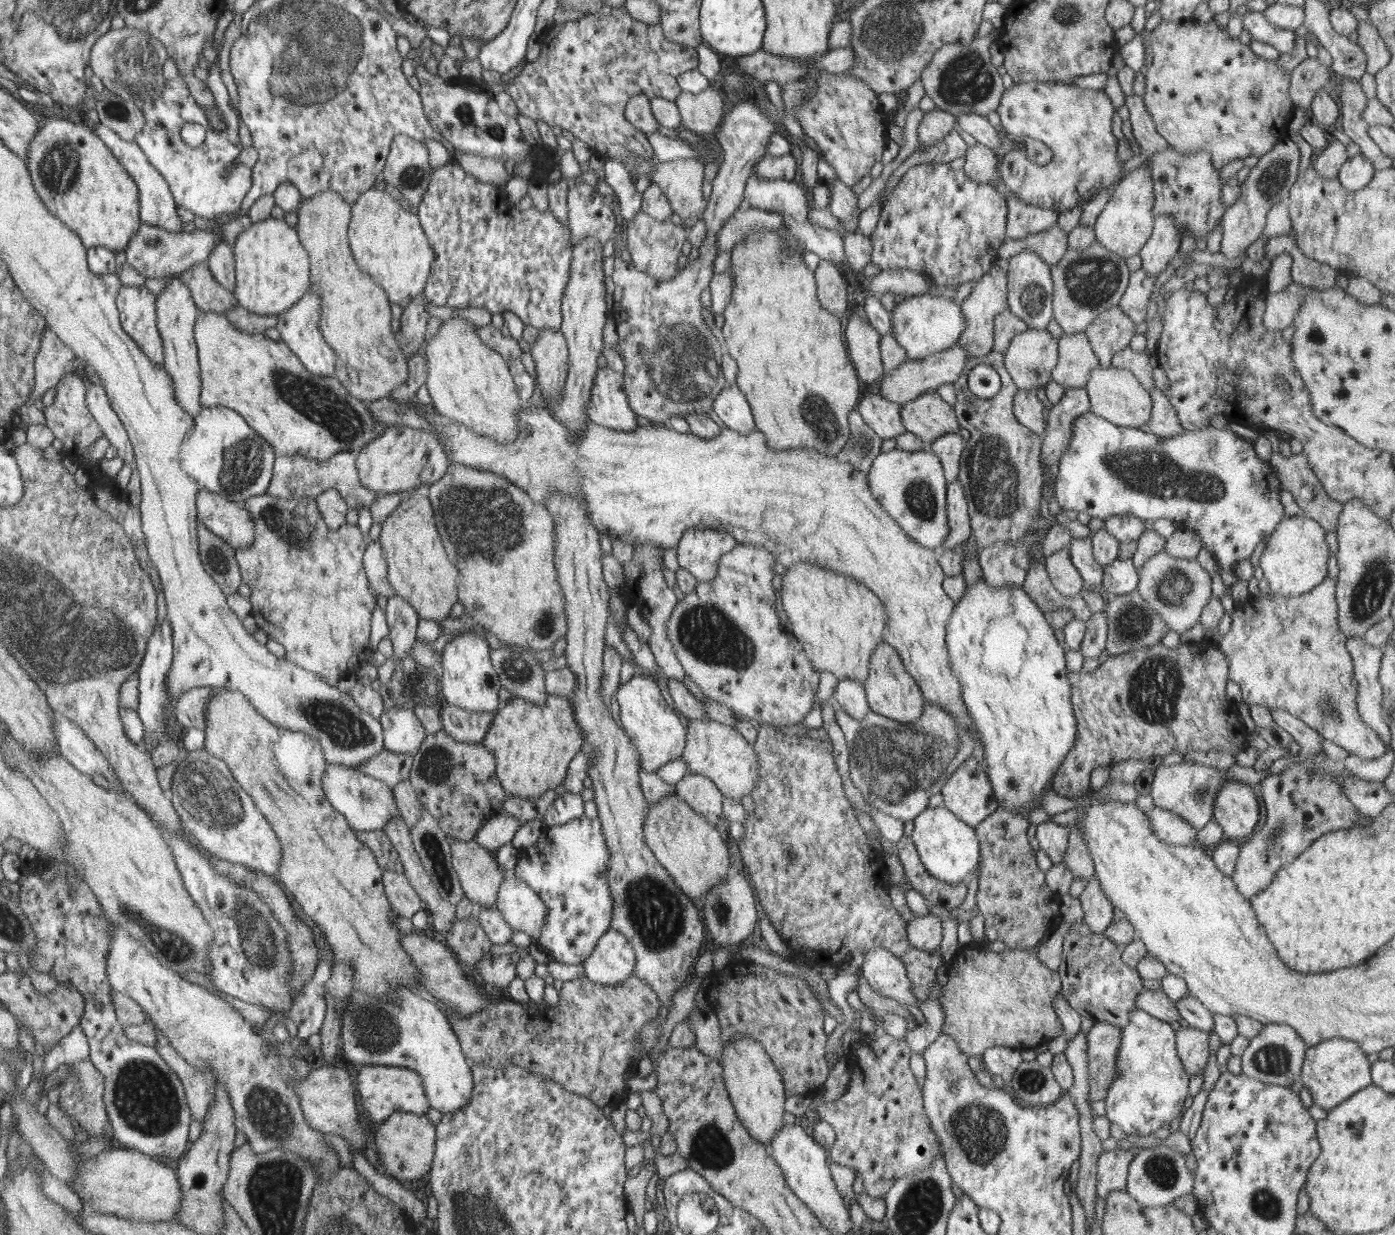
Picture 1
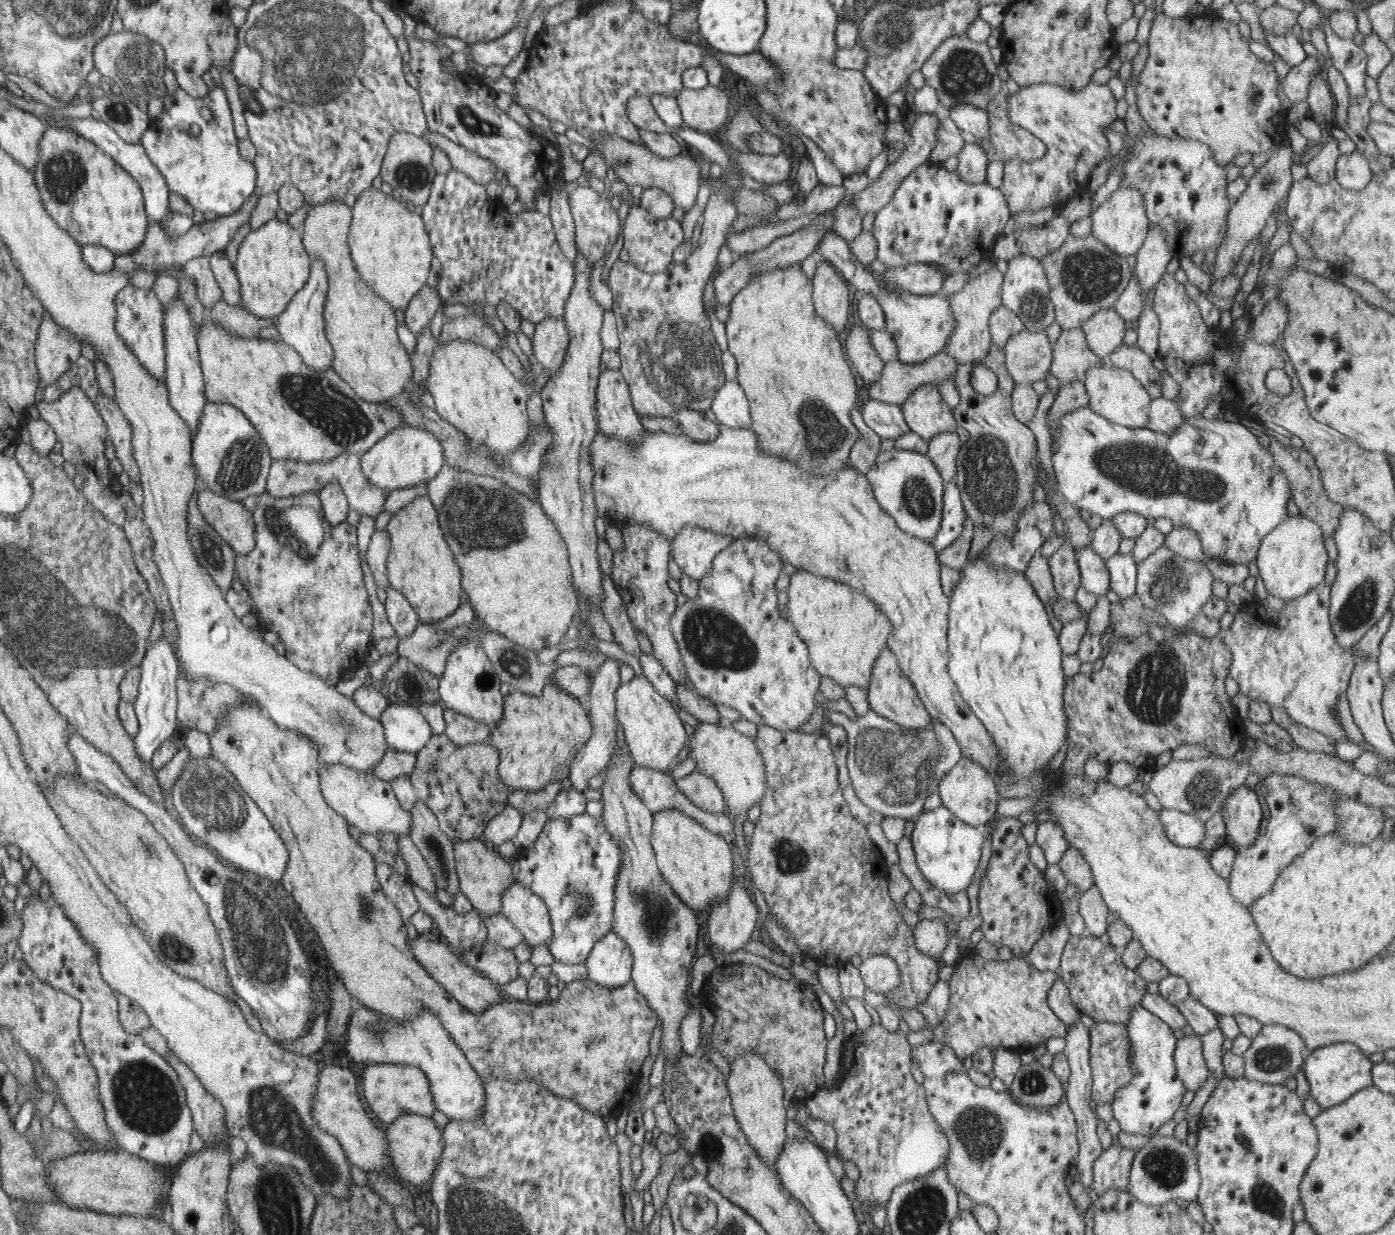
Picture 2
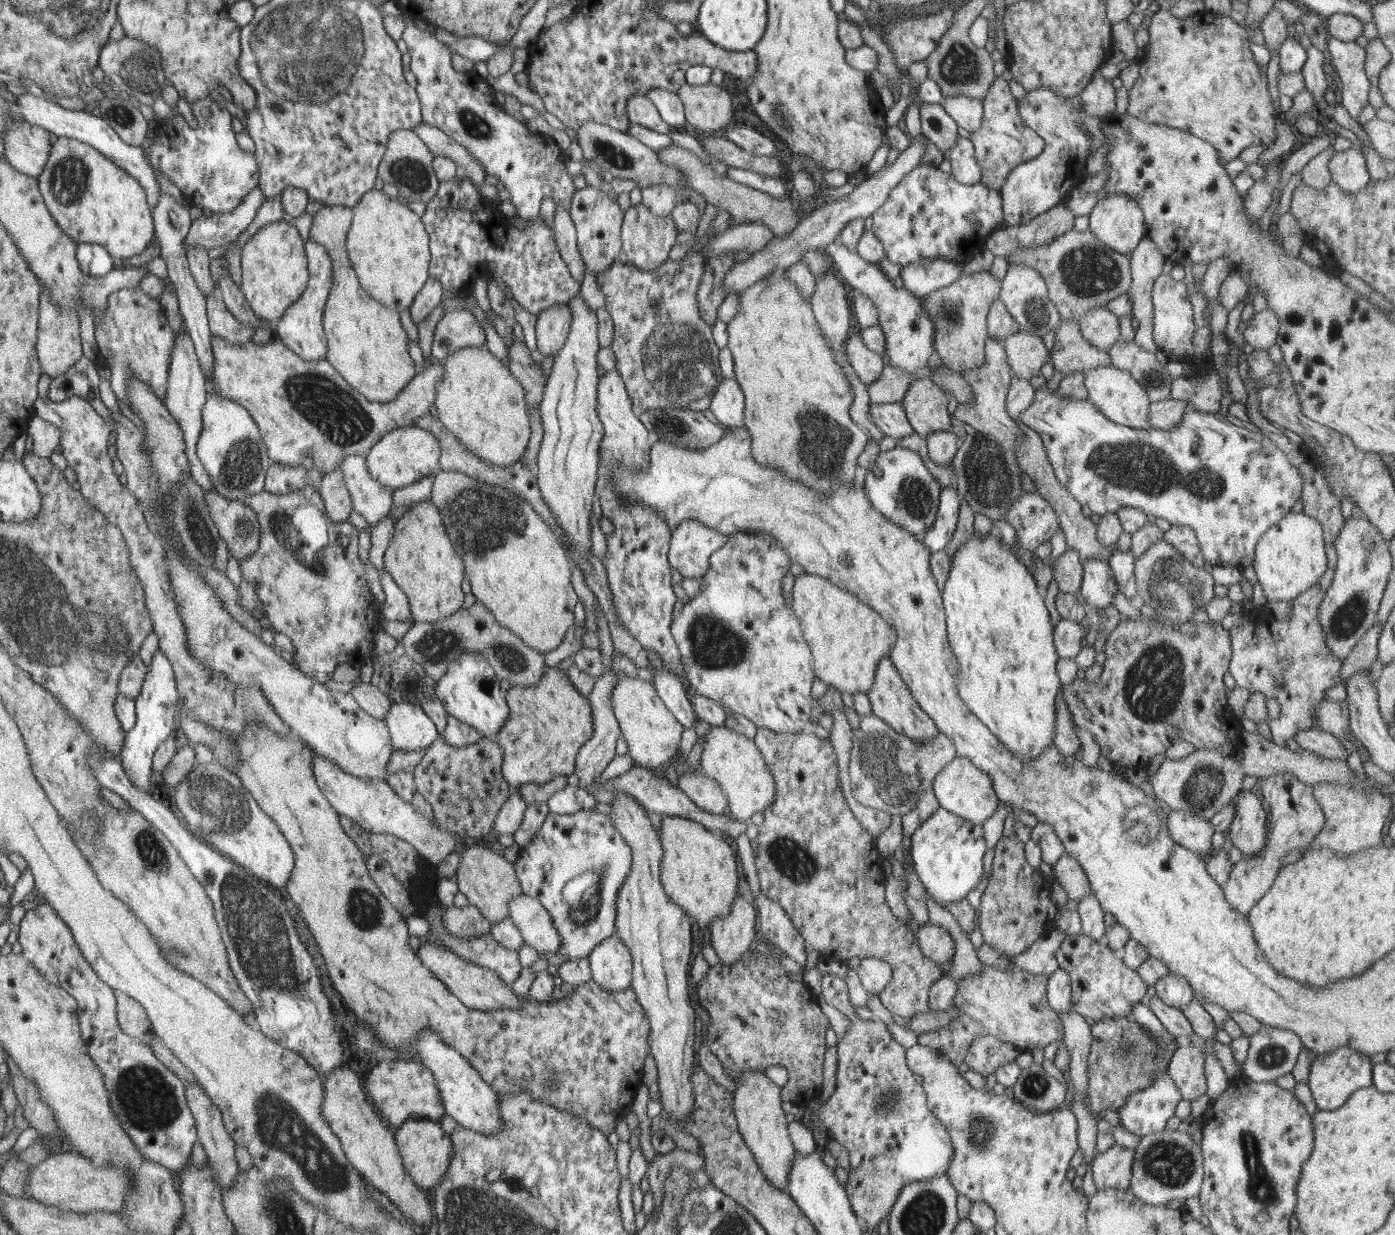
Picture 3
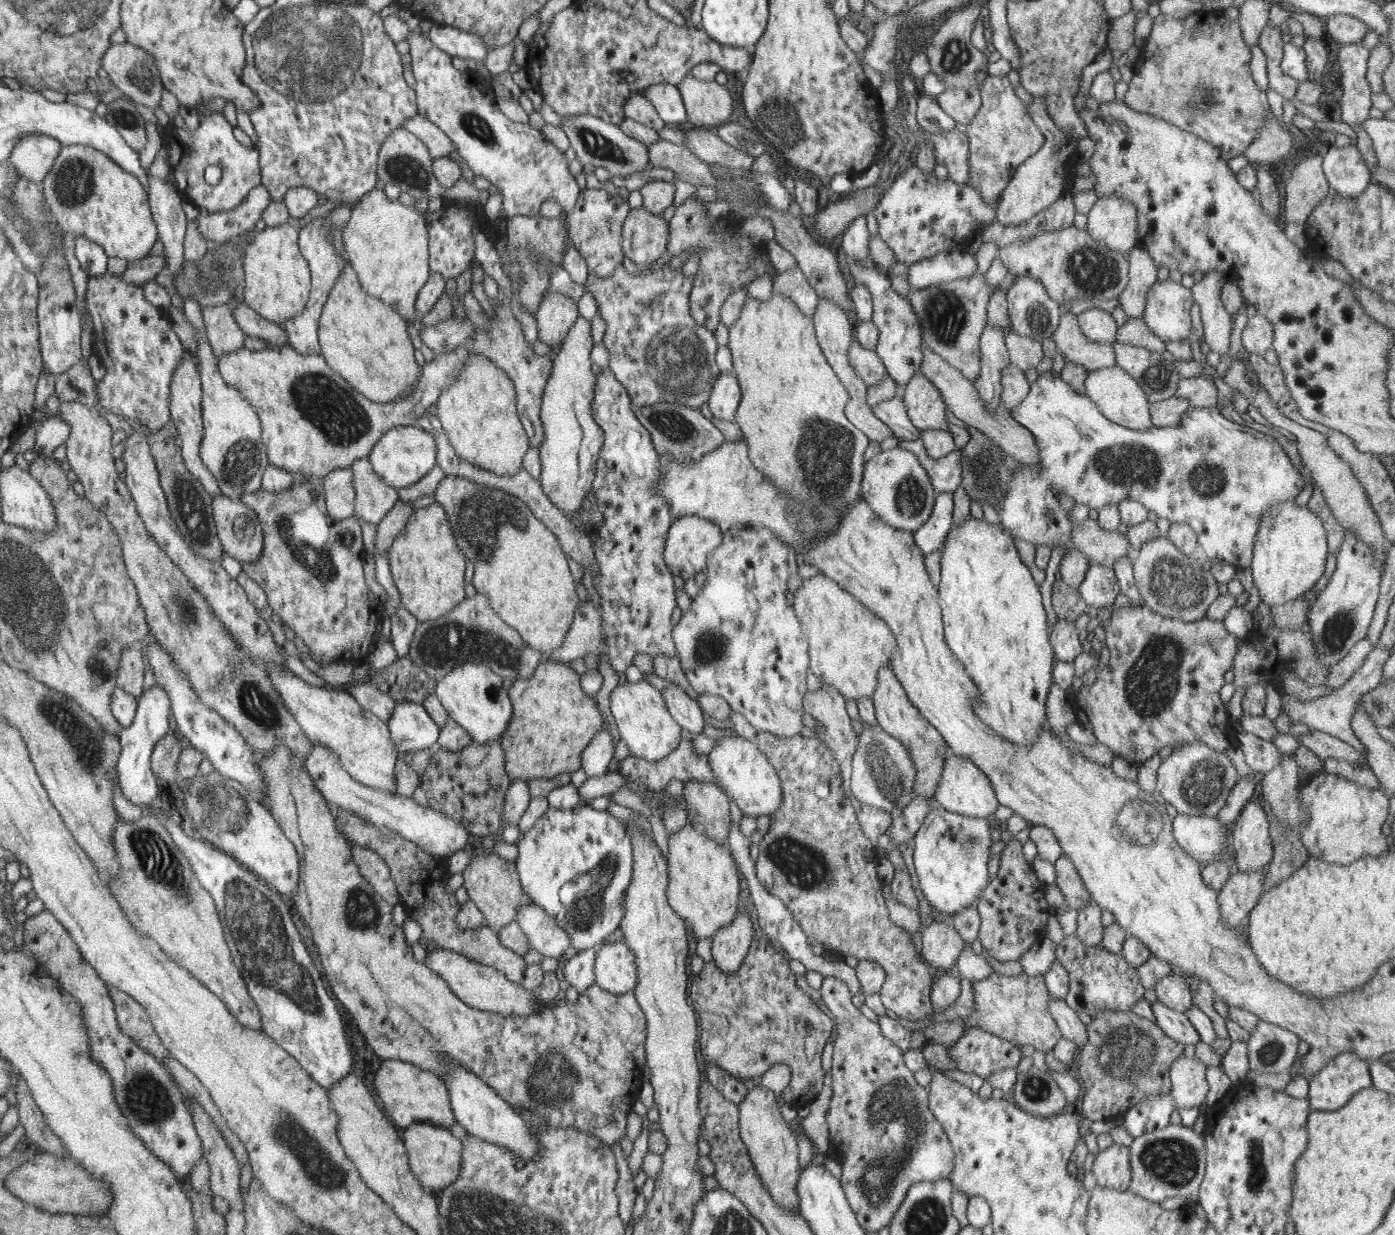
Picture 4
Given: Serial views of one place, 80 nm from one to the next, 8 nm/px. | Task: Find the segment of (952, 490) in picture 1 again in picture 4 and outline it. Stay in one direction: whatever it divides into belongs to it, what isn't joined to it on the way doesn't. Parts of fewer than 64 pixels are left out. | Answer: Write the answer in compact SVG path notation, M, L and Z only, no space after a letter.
M936 493L929 518L912 532L915 546L922 555L941 549L952 528L952 493Z

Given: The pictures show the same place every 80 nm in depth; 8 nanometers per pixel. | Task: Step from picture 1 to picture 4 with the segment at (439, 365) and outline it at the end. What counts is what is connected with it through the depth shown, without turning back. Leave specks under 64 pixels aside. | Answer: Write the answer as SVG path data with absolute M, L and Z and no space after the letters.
M469 356L465 368L440 392L433 404L441 428L455 454L498 475L512 475L521 468L528 433L521 424L512 380L485 356Z

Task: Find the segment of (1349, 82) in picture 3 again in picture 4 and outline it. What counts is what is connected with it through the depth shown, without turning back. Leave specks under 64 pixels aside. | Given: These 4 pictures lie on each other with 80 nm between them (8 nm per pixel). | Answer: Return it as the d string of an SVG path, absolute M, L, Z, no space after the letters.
M1332 43L1332 52L1339 66L1341 98L1340 118L1349 125L1361 125L1368 118L1370 86L1366 81L1368 50L1359 44Z

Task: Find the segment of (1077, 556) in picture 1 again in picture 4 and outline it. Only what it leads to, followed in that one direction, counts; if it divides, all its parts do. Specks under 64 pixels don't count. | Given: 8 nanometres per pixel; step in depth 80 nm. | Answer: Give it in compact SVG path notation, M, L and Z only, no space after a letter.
M1089 562L1076 591L1086 606L1107 608L1115 600L1119 587L1111 568Z

